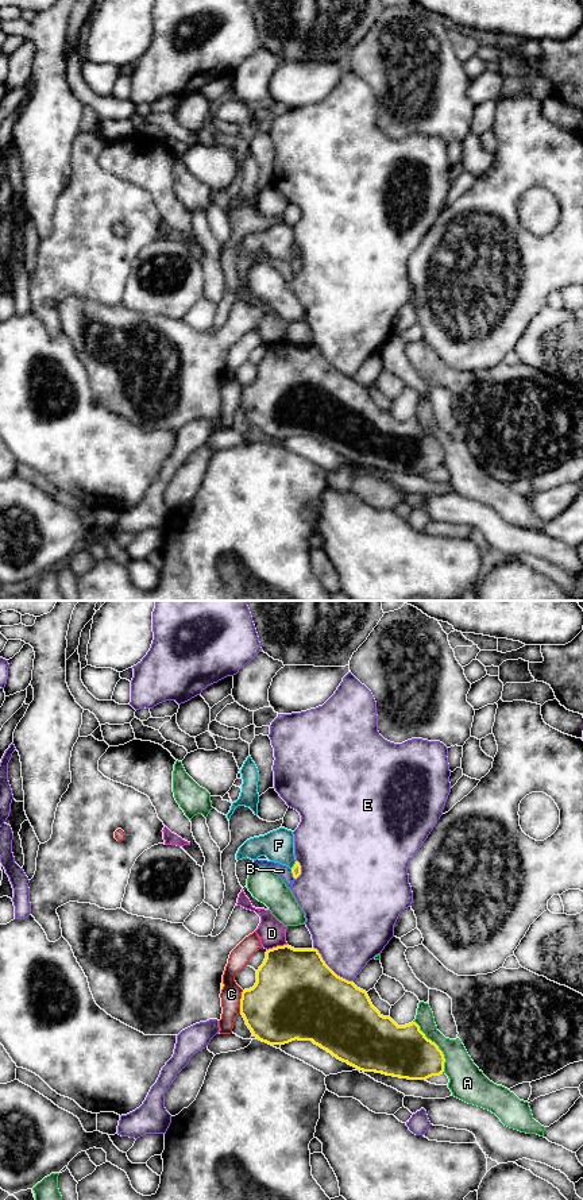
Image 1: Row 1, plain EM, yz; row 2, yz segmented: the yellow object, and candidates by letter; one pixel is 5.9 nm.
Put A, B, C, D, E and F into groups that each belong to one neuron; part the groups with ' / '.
A / B / C / D / E / F

